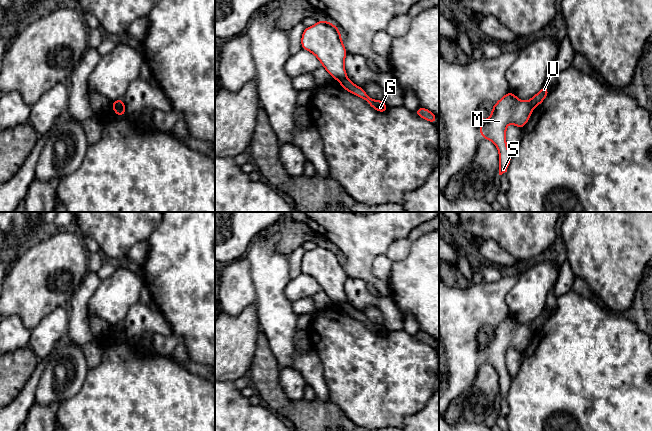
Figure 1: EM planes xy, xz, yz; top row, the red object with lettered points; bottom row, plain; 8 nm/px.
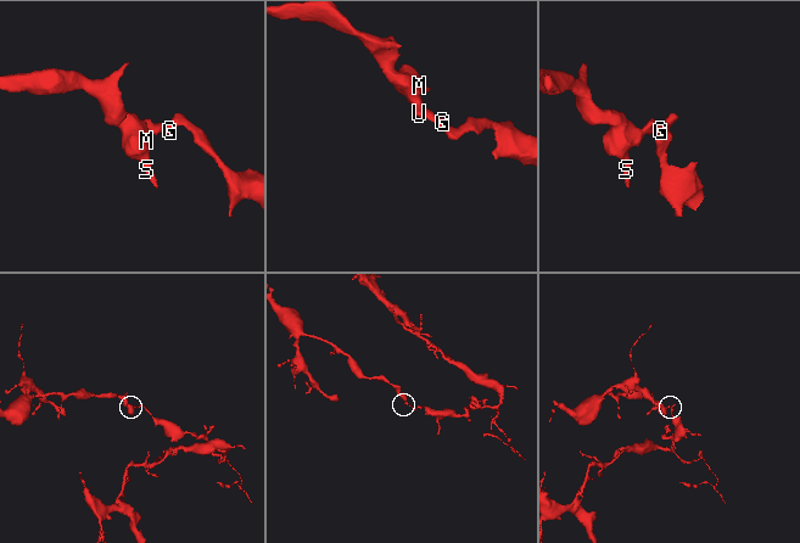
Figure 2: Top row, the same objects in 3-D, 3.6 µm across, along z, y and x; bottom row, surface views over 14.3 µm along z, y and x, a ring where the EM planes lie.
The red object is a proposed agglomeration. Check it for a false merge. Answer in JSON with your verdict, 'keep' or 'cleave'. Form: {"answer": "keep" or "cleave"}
{"answer": "cleave"}

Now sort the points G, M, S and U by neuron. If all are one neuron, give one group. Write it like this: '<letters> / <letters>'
G U / M S

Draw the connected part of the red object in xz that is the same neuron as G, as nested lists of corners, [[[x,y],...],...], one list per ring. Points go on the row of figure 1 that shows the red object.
[[[347,78],[338,80],[338,82],[341,84],[343,89],[364,99],[373,109],[375,109],[381,113],[387,112],[389,107],[384,103],[384,101],[371,99],[365,92],[364,88],[361,88],[361,87],[355,85],[353,82],[351,82]]]

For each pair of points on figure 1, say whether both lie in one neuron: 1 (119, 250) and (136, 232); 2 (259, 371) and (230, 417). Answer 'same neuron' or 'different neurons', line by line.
1: same neuron
2: different neurons

